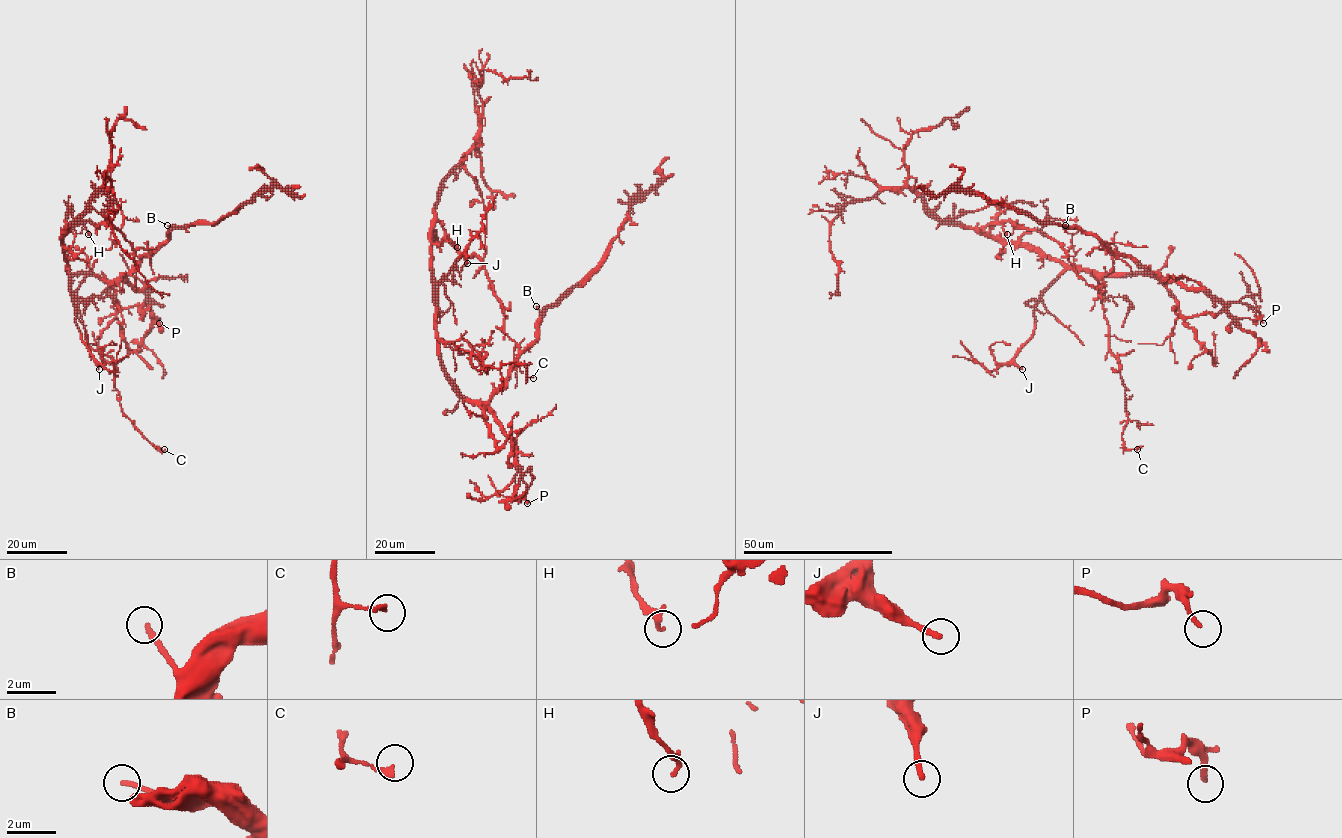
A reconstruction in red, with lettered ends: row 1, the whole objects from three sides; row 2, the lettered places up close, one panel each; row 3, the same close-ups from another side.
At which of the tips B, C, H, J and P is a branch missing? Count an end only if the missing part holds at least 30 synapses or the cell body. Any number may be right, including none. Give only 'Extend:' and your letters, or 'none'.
Extend: none

